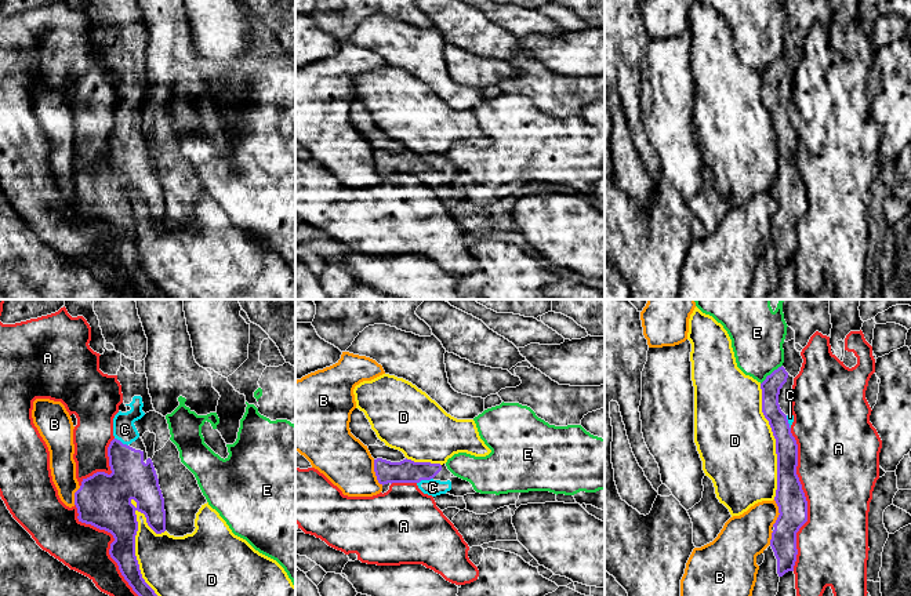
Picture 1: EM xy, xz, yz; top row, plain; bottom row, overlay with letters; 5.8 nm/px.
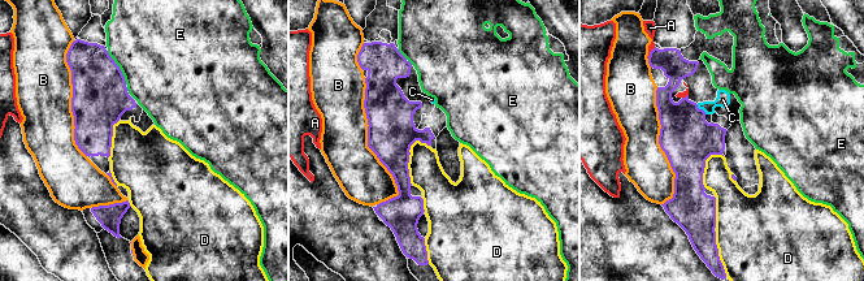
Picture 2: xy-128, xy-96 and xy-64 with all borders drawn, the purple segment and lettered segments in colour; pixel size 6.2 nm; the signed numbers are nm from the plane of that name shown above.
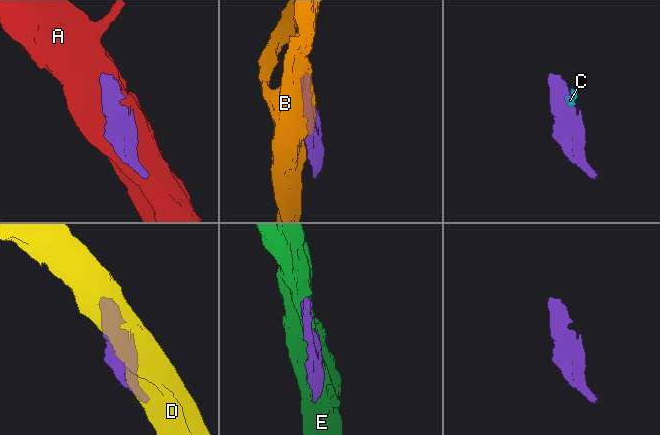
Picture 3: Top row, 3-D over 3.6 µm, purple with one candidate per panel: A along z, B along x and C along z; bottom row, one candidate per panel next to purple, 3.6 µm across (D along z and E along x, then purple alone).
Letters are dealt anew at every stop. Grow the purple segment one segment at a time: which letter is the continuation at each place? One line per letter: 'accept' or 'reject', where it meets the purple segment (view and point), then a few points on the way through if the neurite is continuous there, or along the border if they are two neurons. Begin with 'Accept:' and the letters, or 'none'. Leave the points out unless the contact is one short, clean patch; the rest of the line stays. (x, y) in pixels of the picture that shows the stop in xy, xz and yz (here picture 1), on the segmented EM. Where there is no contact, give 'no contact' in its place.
Accept: C
A: reject; meets purple in yz at (805, 500)
B: reject; meets purple in xz at (376, 473)
C: accept; meets purple in xz at (424, 479); runs through xz (406, 471), (417, 472), (424, 479), (432, 487)
D: reject; meets purple in xy at (134, 547)
E: reject; meets purple in yz at (772, 373); border along yz (781, 364), (761, 384)

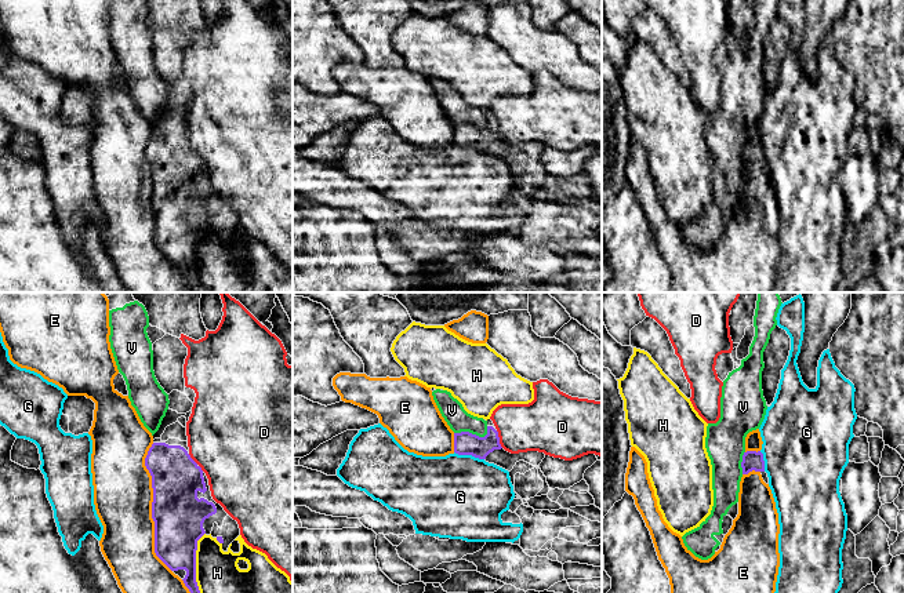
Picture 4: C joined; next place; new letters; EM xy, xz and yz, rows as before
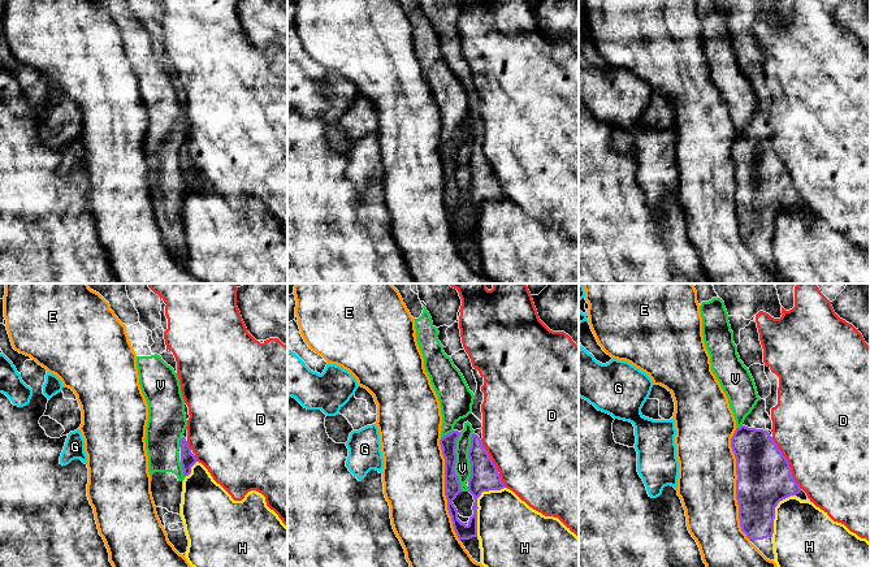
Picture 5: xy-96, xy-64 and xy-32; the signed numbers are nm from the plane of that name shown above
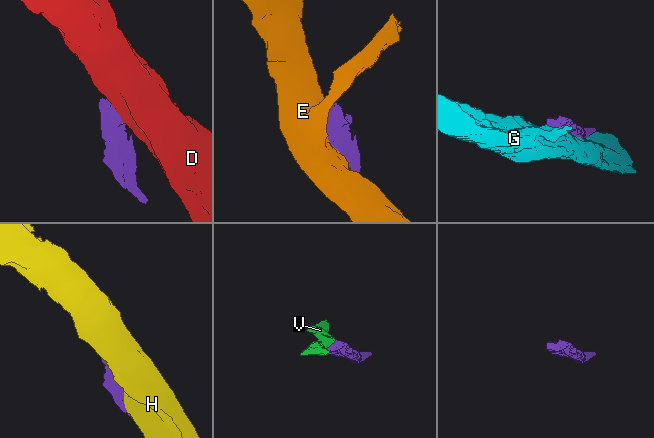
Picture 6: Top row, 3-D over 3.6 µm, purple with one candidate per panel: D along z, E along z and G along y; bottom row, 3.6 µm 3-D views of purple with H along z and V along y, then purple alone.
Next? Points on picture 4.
Accept: none
D: reject; meets purple in xz at (498, 439); border along xz (496, 430), (503, 447)
E: reject; meets purple in xy at (152, 508)
G: reject; meets purple in xz at (469, 454)
H: reject; meets purple in xy at (195, 563)
V: reject; meets purple in xz at (474, 435); border along xz (487, 426), (487, 432), (483, 436), (454, 432)

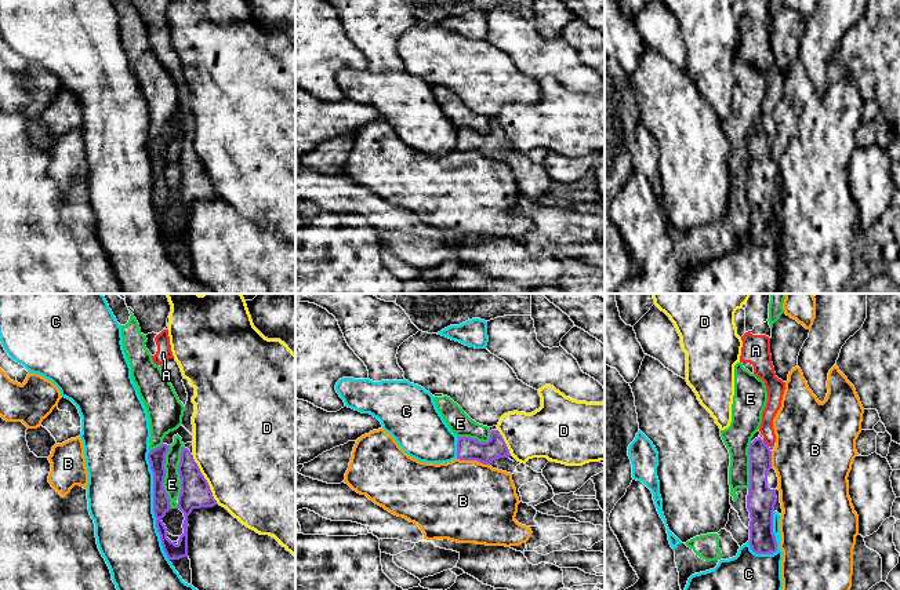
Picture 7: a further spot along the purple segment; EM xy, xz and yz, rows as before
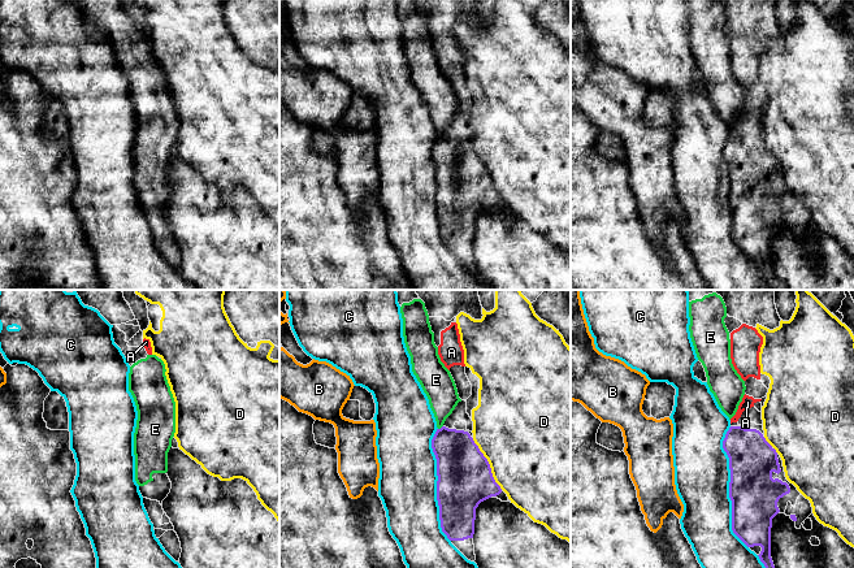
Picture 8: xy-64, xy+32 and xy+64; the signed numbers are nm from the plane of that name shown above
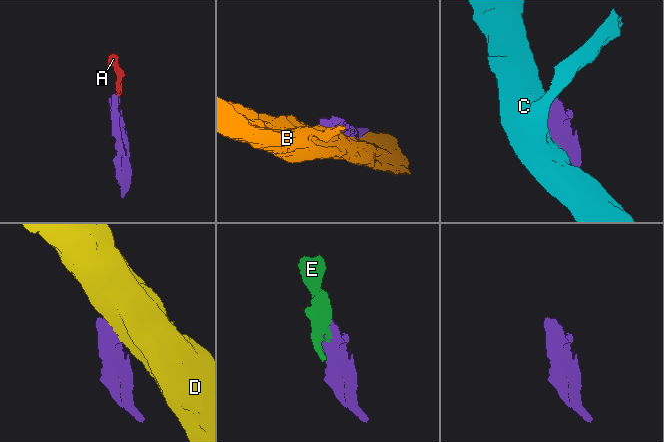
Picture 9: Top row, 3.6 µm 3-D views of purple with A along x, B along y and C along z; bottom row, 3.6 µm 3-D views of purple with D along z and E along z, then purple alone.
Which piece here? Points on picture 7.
Accept: A
A: accept; meets purple in yz at (765, 443); runs through yz (759, 452), (765, 443), (768, 414), (773, 404)
B: reject; meets purple in xz at (474, 459)
C: reject; meets purple in xy at (153, 506)
D: reject; meets purple in xy at (199, 470); border along xy (191, 454), (210, 487)
E: reject; meets purple in xy at (164, 476); border along xy (169, 445), (164, 454), (163, 488), (171, 507)

